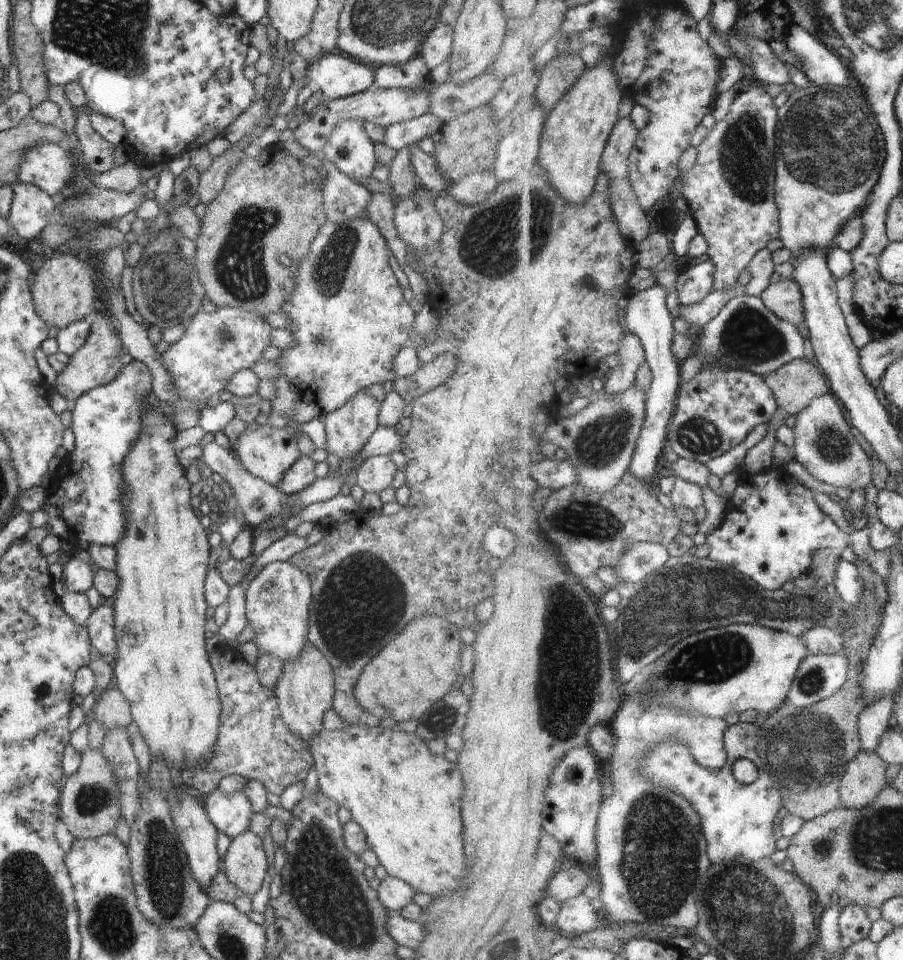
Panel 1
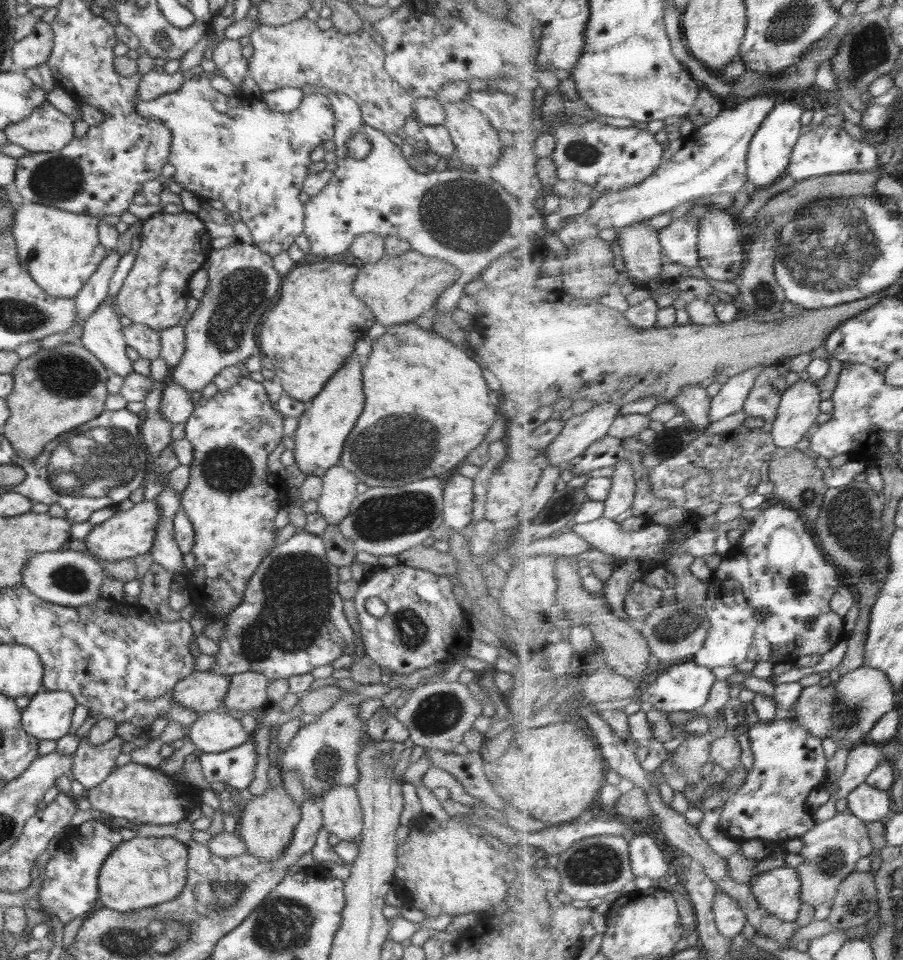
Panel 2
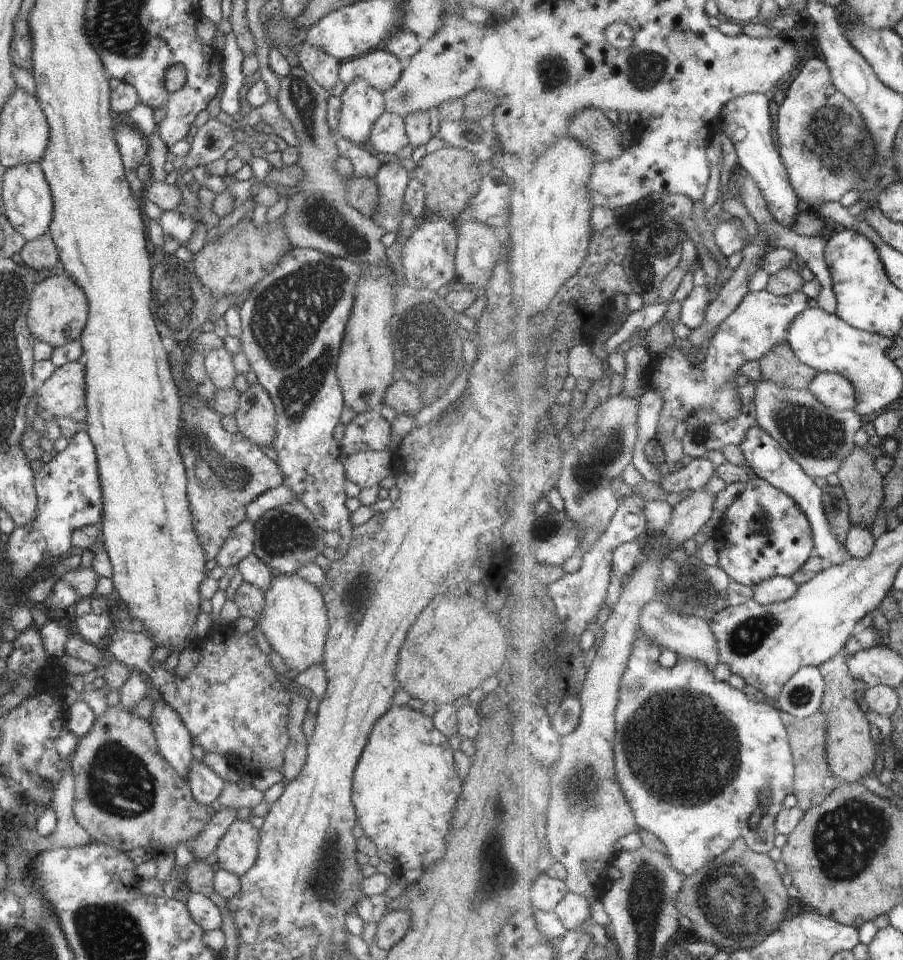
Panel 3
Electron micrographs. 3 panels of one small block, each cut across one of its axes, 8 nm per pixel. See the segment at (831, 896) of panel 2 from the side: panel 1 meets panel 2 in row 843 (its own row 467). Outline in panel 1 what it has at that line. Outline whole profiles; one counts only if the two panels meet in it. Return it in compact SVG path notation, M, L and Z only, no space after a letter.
M834 393L820 396L806 410L796 414L795 458L815 478L837 488L866 490L873 482L874 466L866 450L856 440L850 416Z

